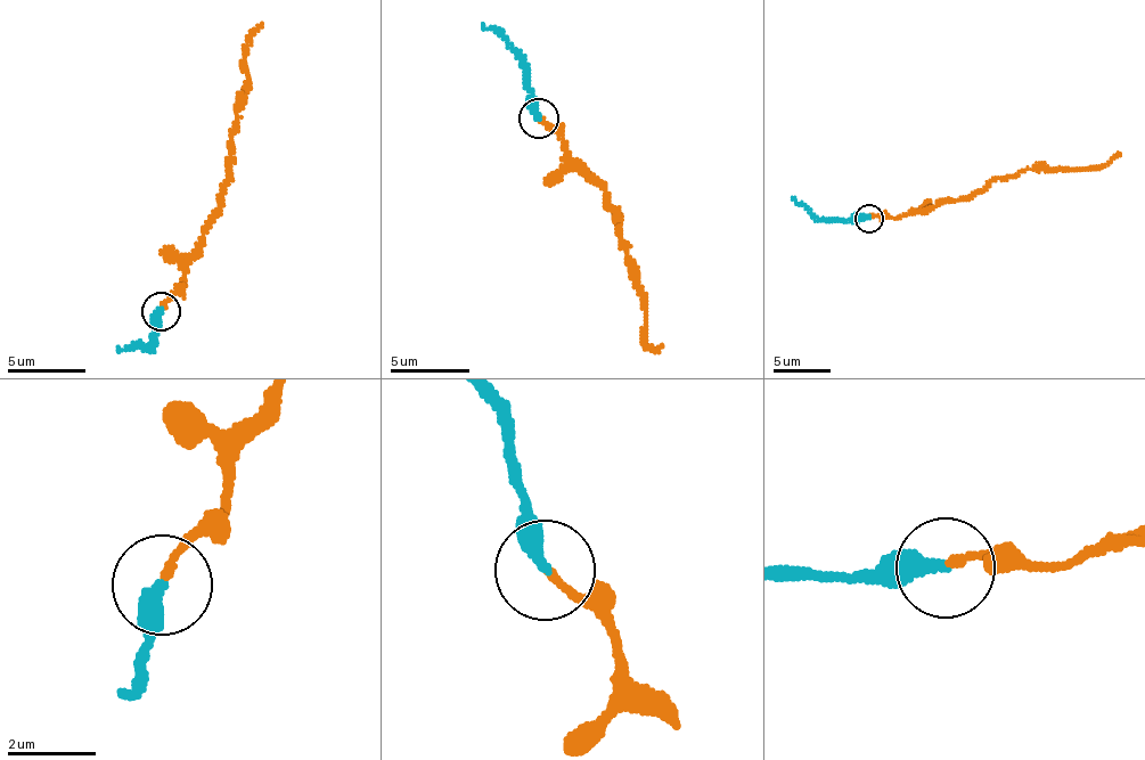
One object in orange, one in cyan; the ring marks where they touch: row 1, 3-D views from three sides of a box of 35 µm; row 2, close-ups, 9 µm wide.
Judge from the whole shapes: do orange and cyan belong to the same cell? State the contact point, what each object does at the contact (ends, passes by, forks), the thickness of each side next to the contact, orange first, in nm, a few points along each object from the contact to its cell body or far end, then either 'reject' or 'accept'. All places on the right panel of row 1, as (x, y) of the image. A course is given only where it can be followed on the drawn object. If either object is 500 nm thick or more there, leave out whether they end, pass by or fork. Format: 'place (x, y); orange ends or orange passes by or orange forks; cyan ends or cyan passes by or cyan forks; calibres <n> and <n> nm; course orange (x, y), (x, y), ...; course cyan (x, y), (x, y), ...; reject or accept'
place (869, 218); orange ends; cyan ends; calibres 170 and 340 nm; course orange (869, 217), (921, 212), (965, 198), (992, 181), (1027, 169), (1102, 166), (1118, 152); course cyan (869, 219), (824, 220), (792, 197); reject

